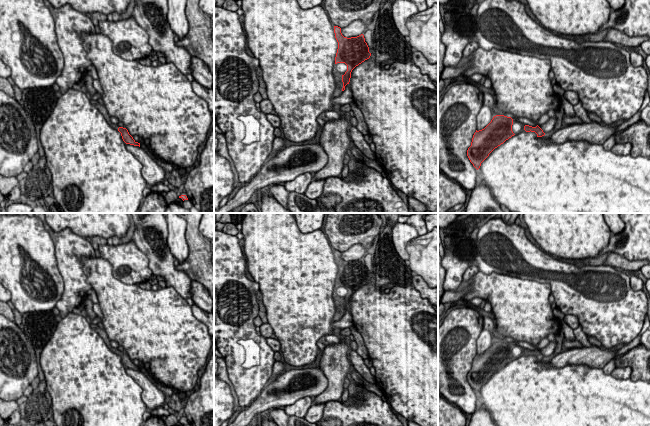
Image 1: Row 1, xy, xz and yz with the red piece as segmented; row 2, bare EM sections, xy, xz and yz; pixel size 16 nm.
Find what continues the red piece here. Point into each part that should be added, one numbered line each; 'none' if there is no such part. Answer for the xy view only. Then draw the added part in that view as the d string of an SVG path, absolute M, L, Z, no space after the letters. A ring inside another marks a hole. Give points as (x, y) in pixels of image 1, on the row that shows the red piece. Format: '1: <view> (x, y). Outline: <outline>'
1: xy (101, 108). Outline: M96 103L95 107L100 111L100 113L103 115L103 117L105 118L105 120L109 123L109 125L114 128L115 130L118 130L119 125L118 124L114 124L111 122L110 120L110 116L109 113L107 111L107 109L105 108L105 106L101 105L100 103Z

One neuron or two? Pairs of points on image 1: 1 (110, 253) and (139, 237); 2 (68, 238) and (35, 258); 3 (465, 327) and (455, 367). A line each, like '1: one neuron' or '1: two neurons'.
1: two neurons
2: two neurons
3: one neuron

